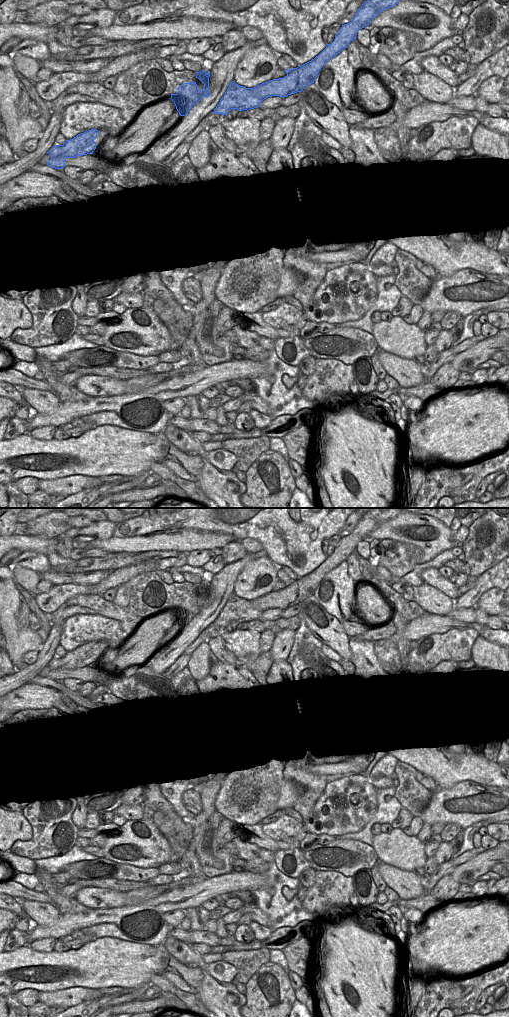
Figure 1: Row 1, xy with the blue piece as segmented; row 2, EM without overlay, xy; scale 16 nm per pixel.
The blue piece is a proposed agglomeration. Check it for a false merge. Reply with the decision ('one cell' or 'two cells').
two cells

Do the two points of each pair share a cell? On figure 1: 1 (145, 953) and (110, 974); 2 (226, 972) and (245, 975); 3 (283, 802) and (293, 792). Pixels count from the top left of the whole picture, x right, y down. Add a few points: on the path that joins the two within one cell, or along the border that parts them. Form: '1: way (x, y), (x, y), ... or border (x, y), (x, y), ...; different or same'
1: way (136, 962), (134, 964), (119, 965); same
2: border (222, 960), (236, 969), (236, 975), (231, 982); different
3: way (285, 800), (291, 794); same

